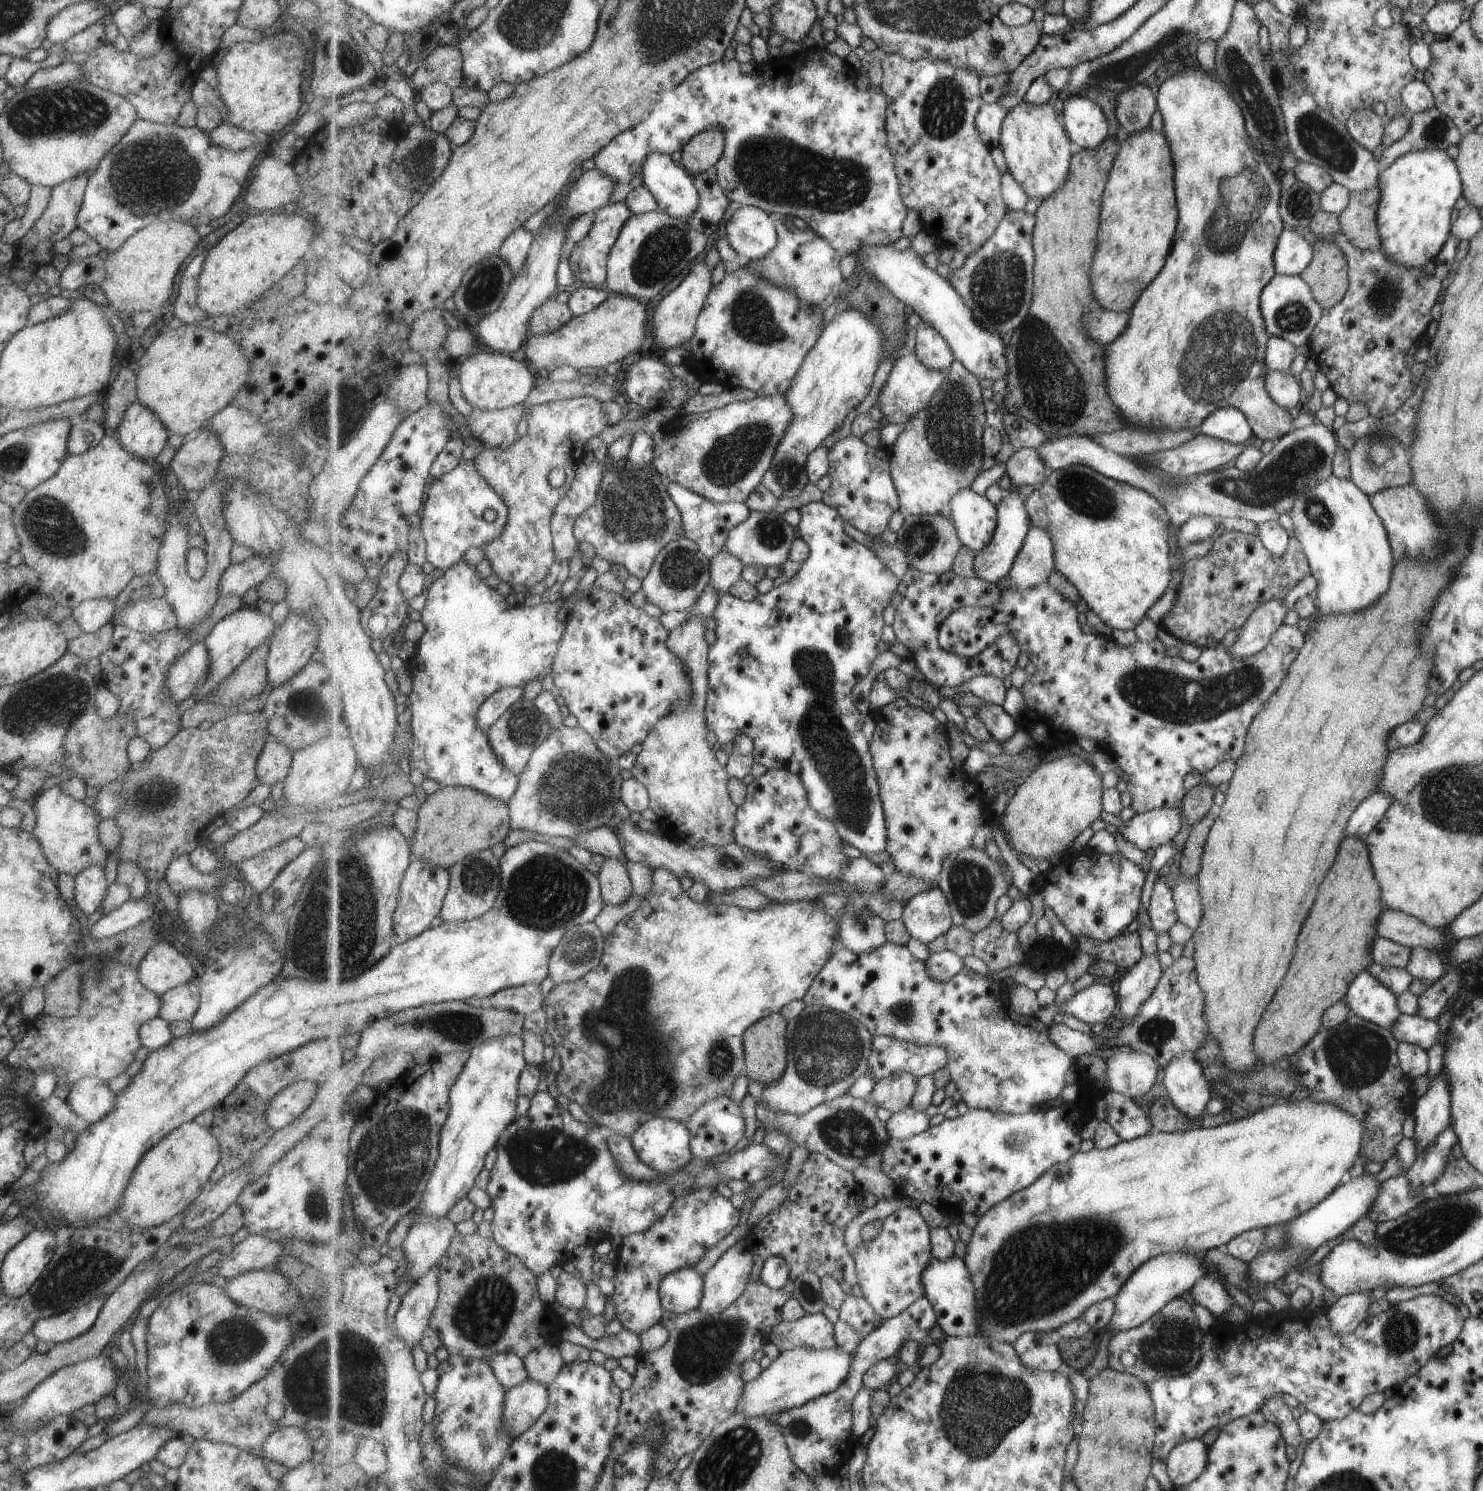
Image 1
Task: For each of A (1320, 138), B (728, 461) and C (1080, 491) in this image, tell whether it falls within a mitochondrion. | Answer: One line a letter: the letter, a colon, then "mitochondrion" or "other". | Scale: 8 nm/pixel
A: mitochondrion
B: mitochondrion
C: mitochondrion

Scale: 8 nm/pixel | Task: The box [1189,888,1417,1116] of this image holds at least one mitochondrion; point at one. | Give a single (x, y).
(1357, 1055)

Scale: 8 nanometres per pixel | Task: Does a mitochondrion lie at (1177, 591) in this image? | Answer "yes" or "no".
no

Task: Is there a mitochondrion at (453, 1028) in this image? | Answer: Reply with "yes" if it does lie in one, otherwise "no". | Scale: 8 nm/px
yes

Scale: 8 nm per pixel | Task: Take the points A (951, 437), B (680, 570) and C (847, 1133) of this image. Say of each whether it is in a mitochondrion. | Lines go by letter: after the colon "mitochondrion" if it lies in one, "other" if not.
A: mitochondrion
B: mitochondrion
C: mitochondrion

